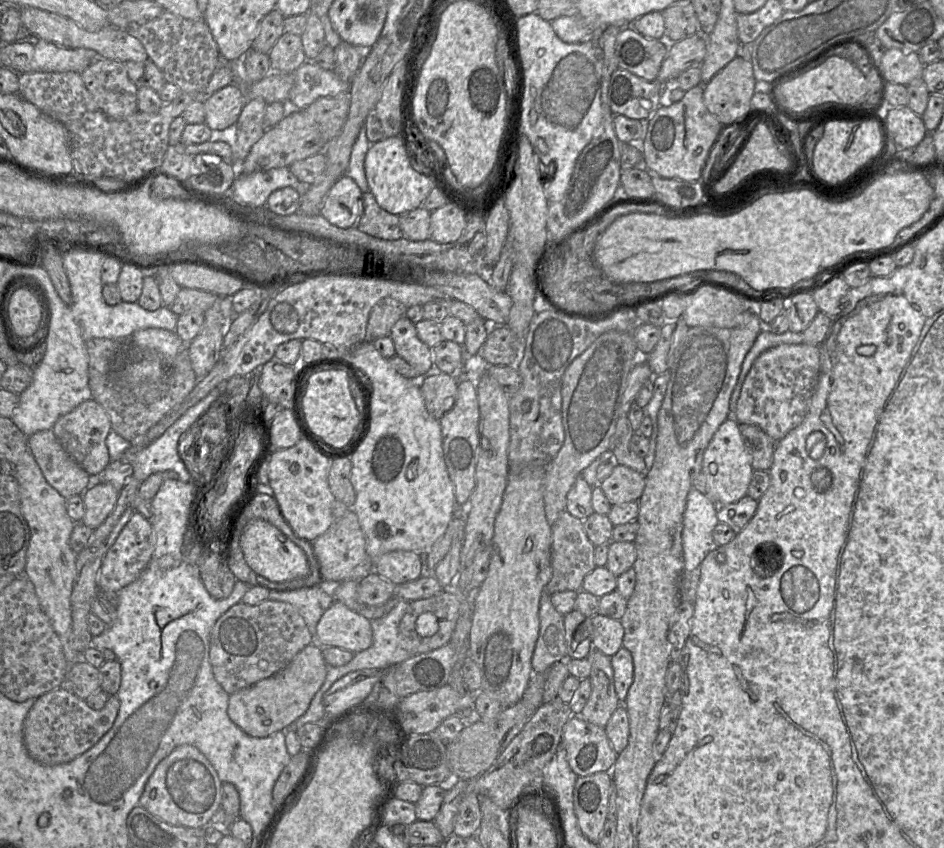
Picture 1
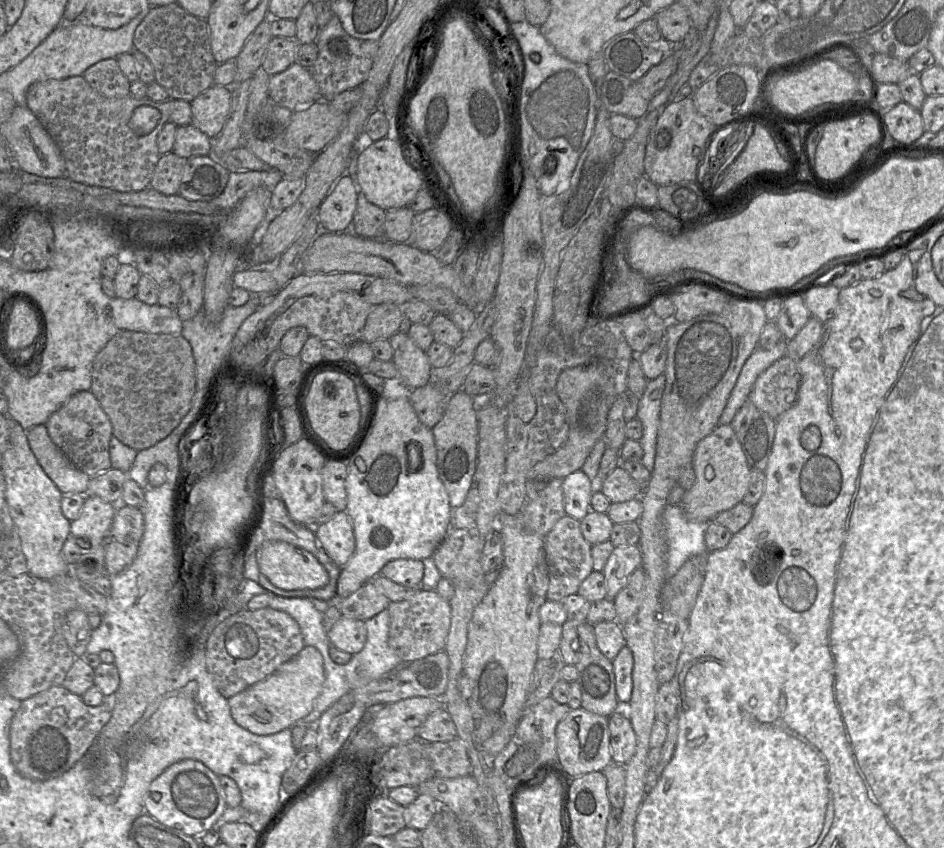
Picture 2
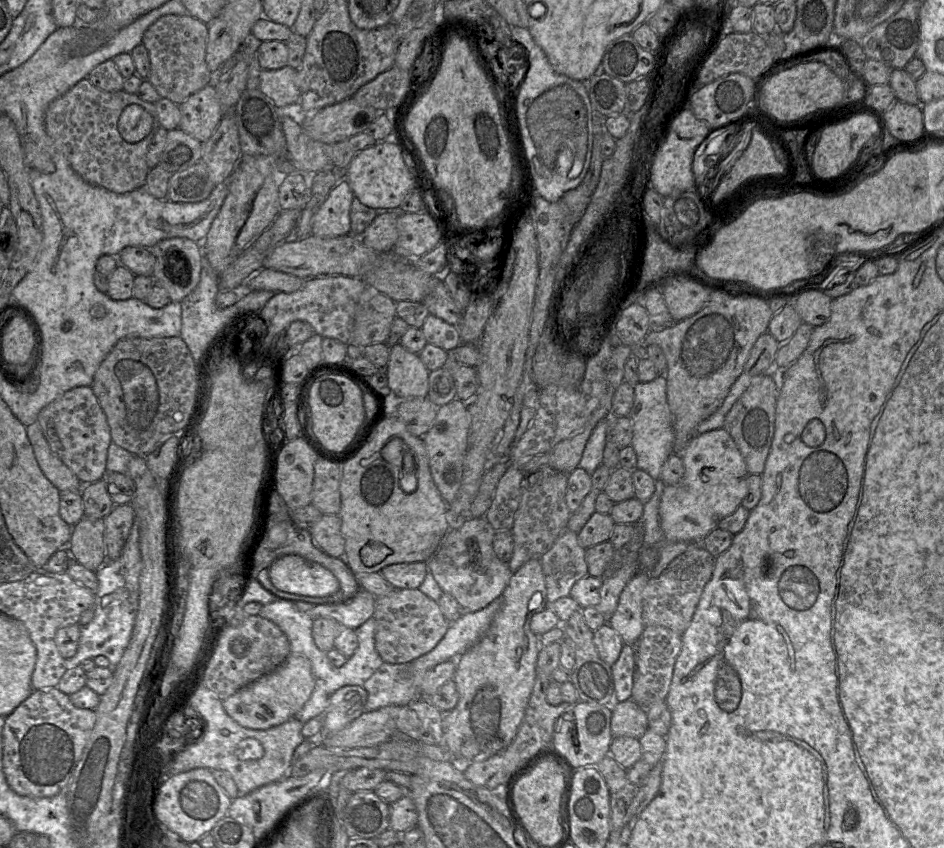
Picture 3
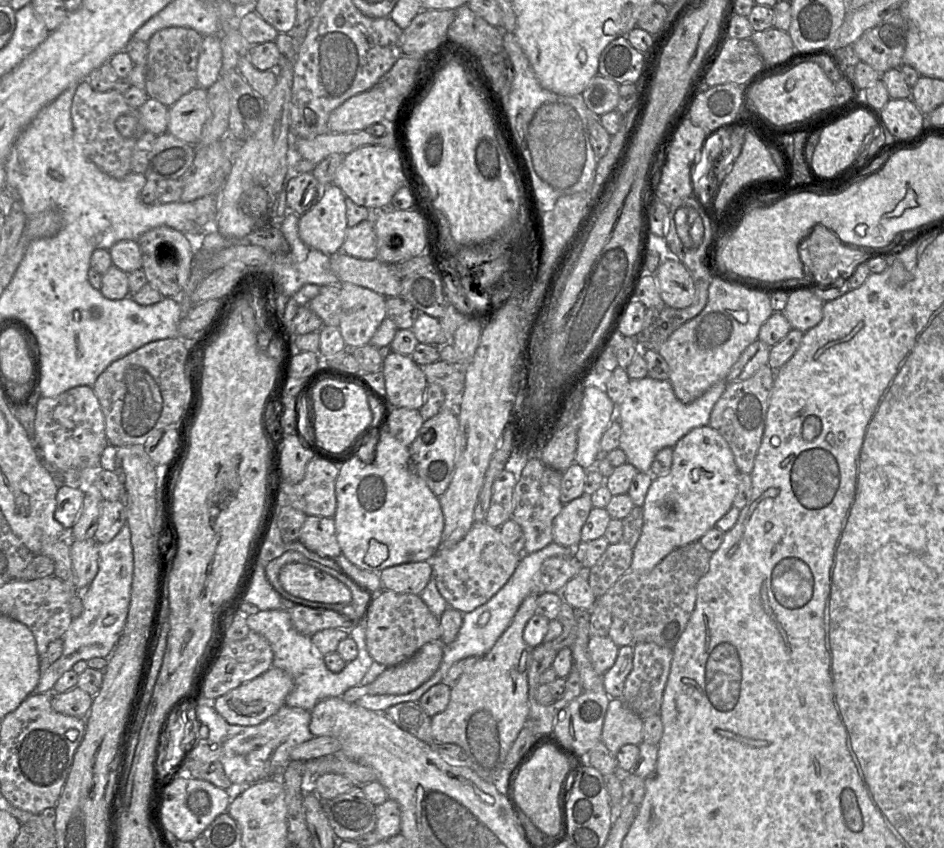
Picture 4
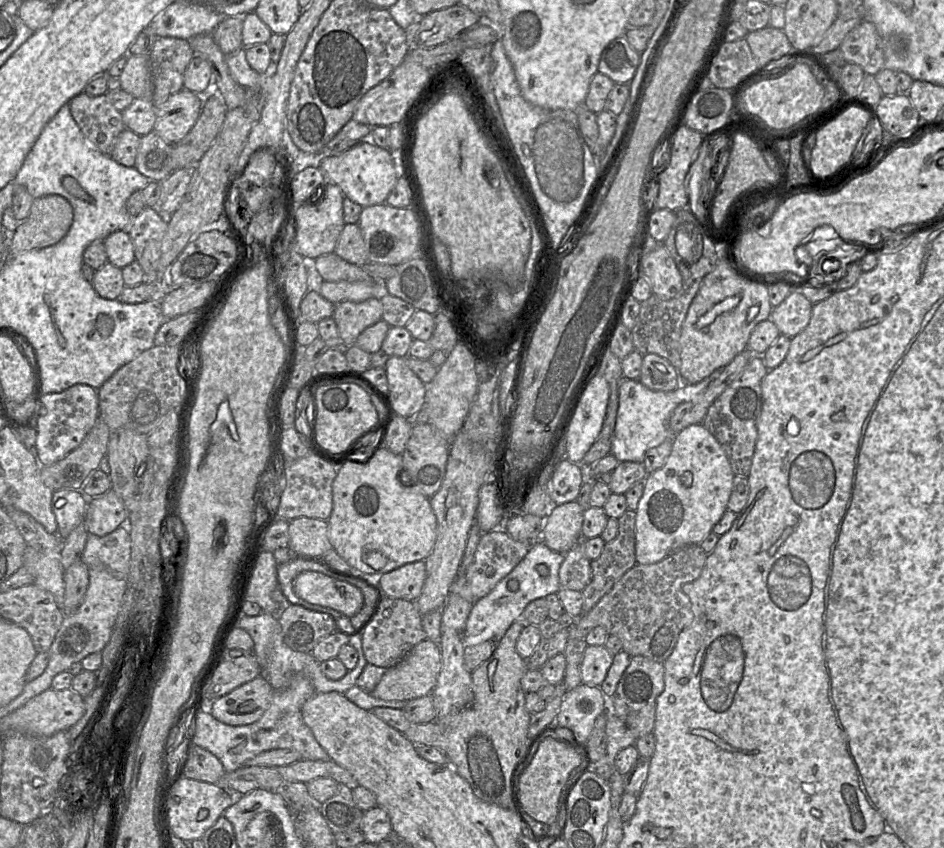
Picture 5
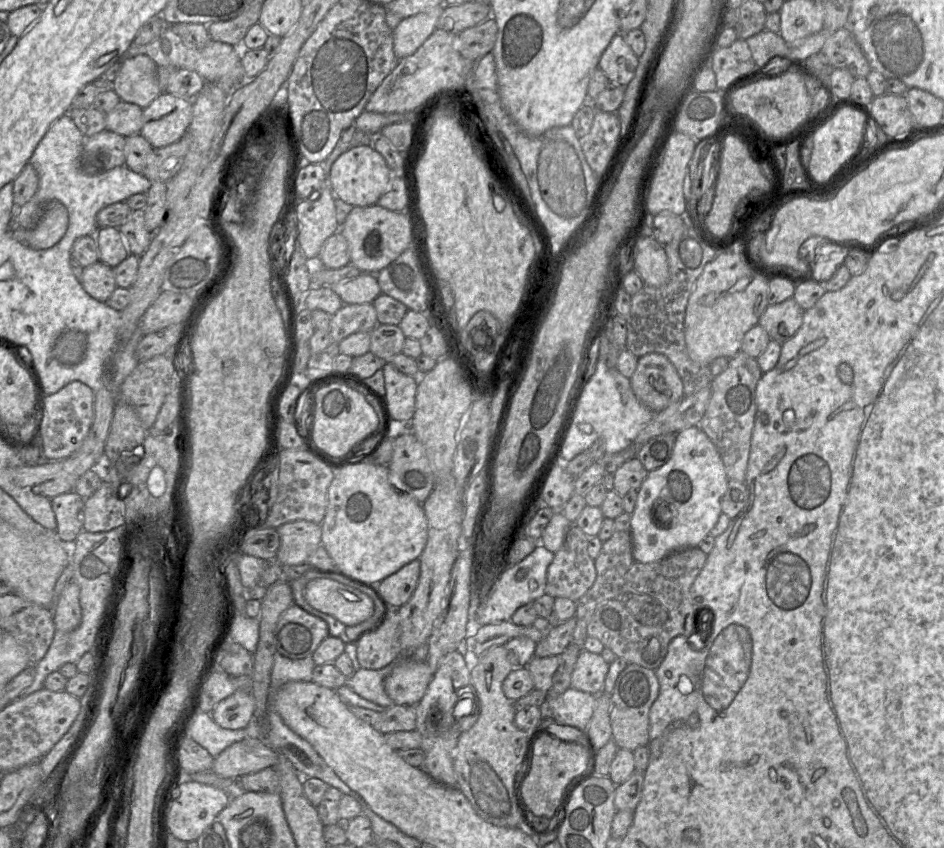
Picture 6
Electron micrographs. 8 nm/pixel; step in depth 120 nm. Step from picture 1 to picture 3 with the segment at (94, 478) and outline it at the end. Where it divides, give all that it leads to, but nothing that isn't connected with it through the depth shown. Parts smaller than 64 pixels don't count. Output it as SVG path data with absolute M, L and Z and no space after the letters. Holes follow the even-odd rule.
M84 516L72 527L67 545L72 558L93 572L97 572L106 562L103 534L103 519Z

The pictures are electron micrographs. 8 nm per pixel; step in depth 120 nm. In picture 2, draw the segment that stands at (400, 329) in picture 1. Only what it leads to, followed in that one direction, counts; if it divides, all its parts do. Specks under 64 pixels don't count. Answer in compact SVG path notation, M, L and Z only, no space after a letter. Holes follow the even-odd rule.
M395 333L389 339L393 349L393 363L400 380L410 389L423 387L430 382L432 366L426 354L408 336Z

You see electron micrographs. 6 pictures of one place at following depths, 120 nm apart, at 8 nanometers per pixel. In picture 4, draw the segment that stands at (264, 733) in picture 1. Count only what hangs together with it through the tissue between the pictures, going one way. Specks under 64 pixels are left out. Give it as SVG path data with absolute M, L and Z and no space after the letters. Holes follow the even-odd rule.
M271 667L260 676L242 683L214 701L214 709L228 723L240 726L261 724L285 705L286 697L294 688L293 678L280 668Z

